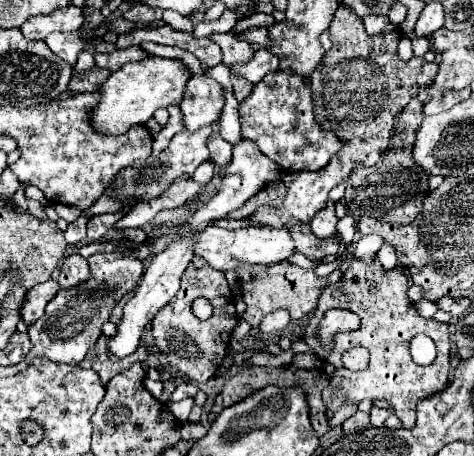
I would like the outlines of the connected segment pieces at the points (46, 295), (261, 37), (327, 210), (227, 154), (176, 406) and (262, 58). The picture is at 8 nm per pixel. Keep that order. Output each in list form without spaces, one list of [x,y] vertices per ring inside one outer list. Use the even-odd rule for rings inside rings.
[[[48,279],[46,283],[32,287],[32,291],[28,293],[28,299],[26,299],[26,303],[24,303],[24,309],[22,309],[22,321],[24,321],[26,325],[32,325],[38,317],[42,317],[46,303],[48,303],[58,291],[60,291],[60,285],[58,285],[54,279]]]
[[[252,27],[252,29],[248,29],[248,31],[234,34],[238,35],[240,39],[244,39],[249,43],[257,43],[263,48],[267,48],[271,43],[268,31],[264,27]]]
[[[328,201],[326,207],[310,221],[310,227],[318,239],[334,239],[338,235],[336,223],[338,223],[338,217],[334,215],[334,203]]]
[[[218,121],[214,123],[214,135],[210,137],[208,147],[210,147],[210,161],[212,161],[212,163],[216,163],[216,165],[226,165],[226,163],[230,163],[232,145],[218,135]]]
[[[186,397],[186,399],[178,401],[178,403],[172,403],[172,405],[170,405],[170,411],[174,413],[174,417],[176,417],[180,423],[186,423],[192,407],[194,407],[194,399],[192,399],[192,397]]]
[[[258,49],[248,63],[234,65],[232,71],[252,83],[258,83],[264,79],[266,73],[276,71],[278,67],[280,67],[280,59],[276,59],[276,55],[272,55],[268,49]]]

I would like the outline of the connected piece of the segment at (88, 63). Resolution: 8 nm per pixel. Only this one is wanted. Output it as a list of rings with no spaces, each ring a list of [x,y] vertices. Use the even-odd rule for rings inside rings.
[[[82,51],[82,53],[78,55],[78,61],[76,61],[76,67],[74,67],[74,73],[78,75],[78,73],[84,73],[84,71],[88,71],[88,69],[92,69],[92,67],[94,67],[94,57],[92,57],[92,53]]]

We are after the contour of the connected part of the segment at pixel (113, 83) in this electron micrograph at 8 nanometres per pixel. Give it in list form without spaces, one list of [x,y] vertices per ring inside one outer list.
[[[146,57],[136,63],[126,63],[116,73],[112,73],[106,79],[106,83],[100,87],[102,101],[94,107],[92,125],[98,131],[108,135],[126,133],[130,125],[136,125],[136,123],[144,125],[156,109],[180,103],[190,77],[192,77],[190,69],[180,59]]]

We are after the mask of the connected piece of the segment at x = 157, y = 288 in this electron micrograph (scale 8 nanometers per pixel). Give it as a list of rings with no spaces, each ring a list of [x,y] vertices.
[[[190,237],[174,241],[166,251],[162,251],[162,253],[158,253],[158,255],[152,257],[152,261],[150,261],[148,269],[144,271],[138,287],[134,289],[134,297],[124,305],[124,317],[118,323],[116,335],[108,337],[108,341],[106,341],[108,351],[112,351],[116,357],[126,357],[126,355],[132,355],[136,351],[144,327],[178,293],[178,289],[180,289],[180,277],[186,271],[186,267],[188,267],[190,261],[192,261],[192,239]]]

